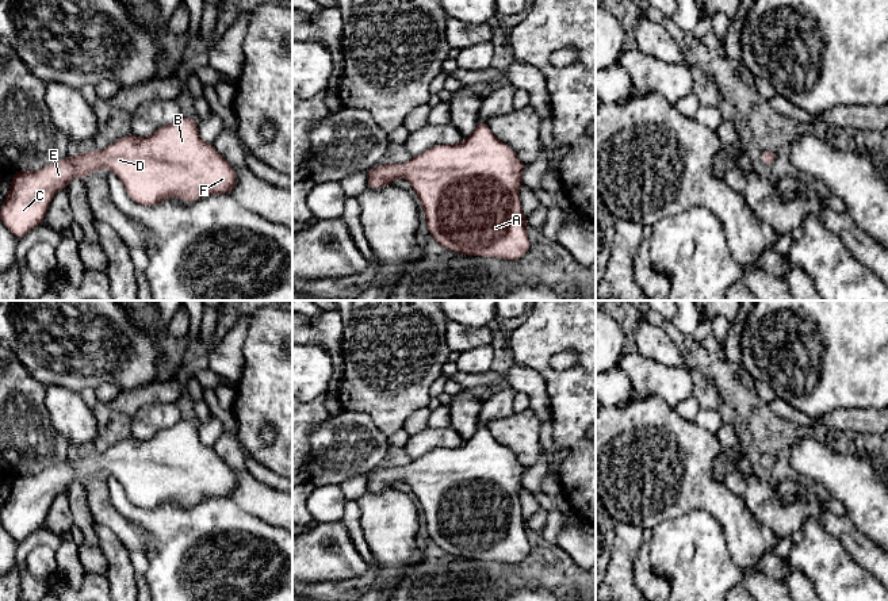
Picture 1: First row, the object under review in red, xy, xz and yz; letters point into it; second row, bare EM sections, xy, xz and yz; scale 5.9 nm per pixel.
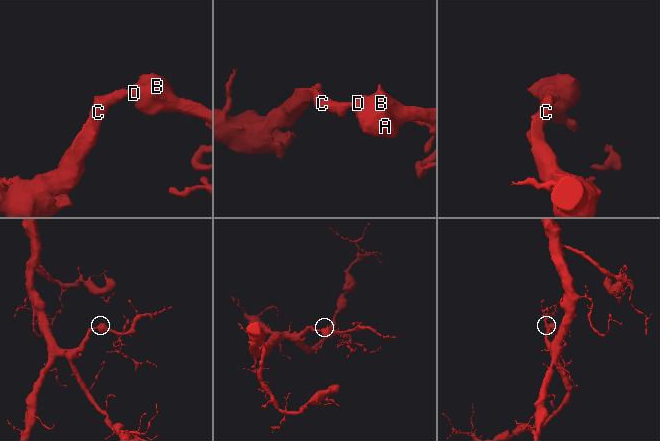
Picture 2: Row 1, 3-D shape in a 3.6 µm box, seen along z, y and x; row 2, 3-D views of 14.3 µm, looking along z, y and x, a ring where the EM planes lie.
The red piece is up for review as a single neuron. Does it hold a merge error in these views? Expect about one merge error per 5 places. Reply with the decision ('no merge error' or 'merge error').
no merge error

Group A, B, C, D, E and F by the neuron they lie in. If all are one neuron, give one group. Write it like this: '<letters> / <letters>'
A B C D E F

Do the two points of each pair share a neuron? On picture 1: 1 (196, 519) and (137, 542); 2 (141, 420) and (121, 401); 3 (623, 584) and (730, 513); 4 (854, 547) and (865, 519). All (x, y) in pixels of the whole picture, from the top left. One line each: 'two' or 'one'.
1: two
2: two
3: two
4: two

